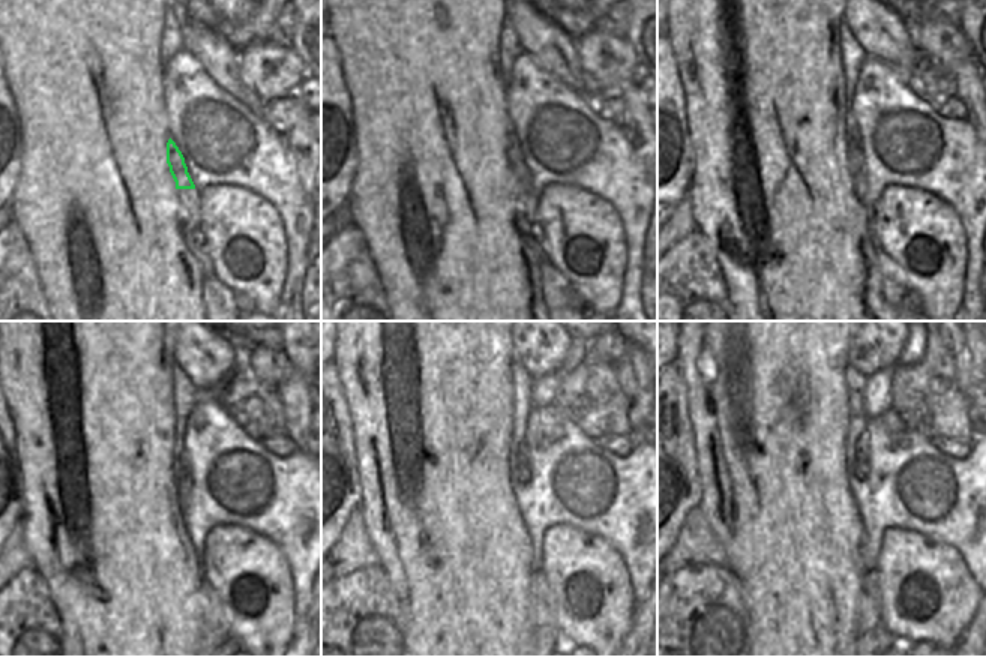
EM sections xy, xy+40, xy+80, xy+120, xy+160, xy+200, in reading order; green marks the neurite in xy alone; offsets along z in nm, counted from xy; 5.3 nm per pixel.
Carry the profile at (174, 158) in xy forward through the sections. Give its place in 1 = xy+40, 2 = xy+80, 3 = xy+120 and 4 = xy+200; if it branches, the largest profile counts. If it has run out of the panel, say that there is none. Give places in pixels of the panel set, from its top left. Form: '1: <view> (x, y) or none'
1: xy+40 (514, 153)
2: xy+80 (856, 165)
3: xy+120 (182, 482)
4: xy+200 (862, 446)

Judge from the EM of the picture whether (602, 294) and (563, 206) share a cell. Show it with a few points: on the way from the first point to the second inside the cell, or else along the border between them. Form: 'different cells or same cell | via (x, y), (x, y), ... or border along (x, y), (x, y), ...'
same cell | via (602, 270), (610, 242), (587, 230)

